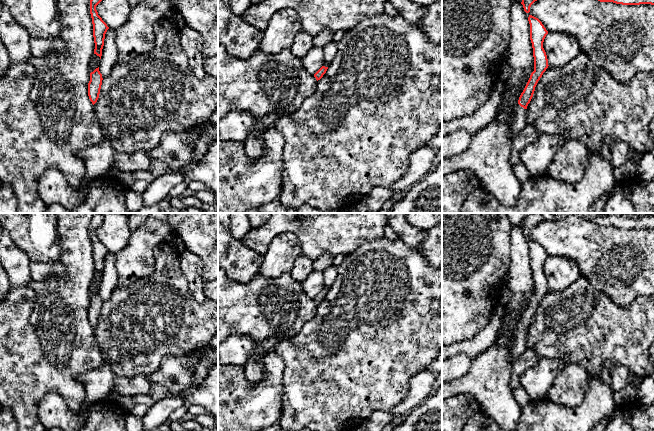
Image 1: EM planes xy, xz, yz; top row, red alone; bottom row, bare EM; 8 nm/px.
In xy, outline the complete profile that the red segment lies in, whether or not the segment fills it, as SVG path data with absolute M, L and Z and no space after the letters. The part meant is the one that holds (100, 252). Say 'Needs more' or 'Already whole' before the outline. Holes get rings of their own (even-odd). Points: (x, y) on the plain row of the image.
Already whole. M96 213L90 224L90 238L92 242L93 248L93 261L95 267L94 278L100 281L102 280L102 273L104 270L104 263L105 258L109 251L107 248L102 244L102 242L98 239L96 234L96 230L102 225L104 221L104 214L103 213Z

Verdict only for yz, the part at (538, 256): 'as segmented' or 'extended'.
extended

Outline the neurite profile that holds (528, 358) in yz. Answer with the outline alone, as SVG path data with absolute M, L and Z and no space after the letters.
M526 348L521 354L519 354L512 364L512 375L510 381L512 389L521 387L520 376L529 368L535 366L538 361L539 358L533 348Z

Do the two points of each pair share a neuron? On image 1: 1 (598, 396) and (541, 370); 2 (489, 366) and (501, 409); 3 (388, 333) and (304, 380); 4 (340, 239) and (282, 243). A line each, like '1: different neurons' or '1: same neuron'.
1: different neurons
2: same neuron
3: same neuron
4: different neurons

